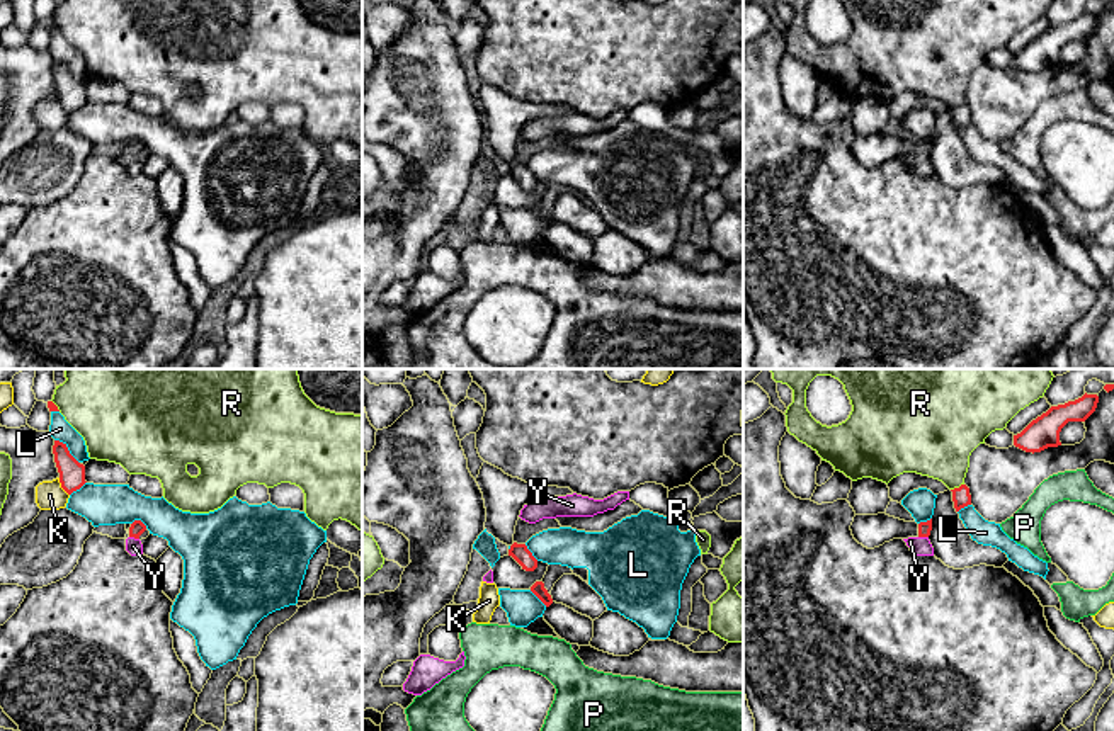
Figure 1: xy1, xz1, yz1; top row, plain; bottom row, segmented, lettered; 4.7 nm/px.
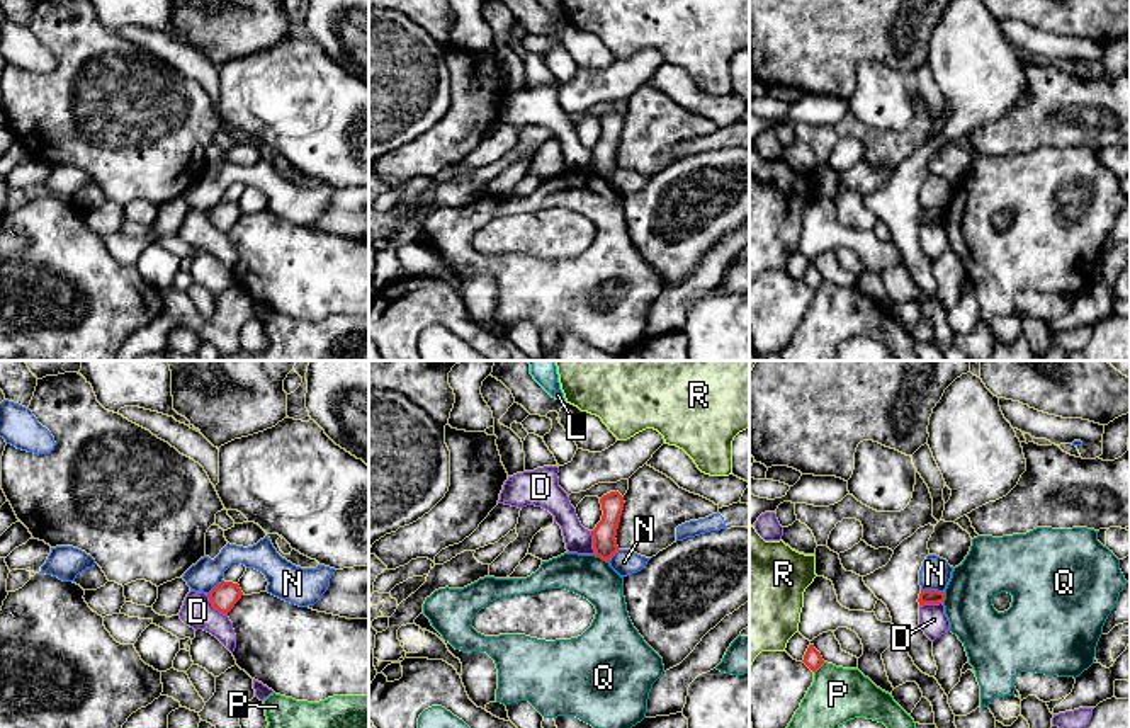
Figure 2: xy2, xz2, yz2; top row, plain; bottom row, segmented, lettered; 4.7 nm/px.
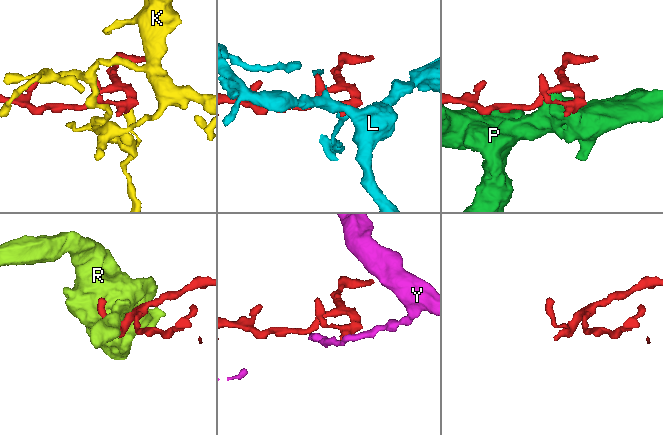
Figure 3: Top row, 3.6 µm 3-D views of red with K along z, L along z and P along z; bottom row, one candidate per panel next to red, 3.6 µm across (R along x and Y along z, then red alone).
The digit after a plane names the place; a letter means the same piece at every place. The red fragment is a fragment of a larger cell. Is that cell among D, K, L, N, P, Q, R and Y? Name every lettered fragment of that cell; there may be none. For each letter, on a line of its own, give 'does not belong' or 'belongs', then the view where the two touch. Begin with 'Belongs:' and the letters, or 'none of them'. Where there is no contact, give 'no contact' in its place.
Belongs: none of them
D: does not belong; contact in xy2
K: does not belong; contact in xy1
L: does not belong; contact in xy1
N: does not belong; contact in yz2
P: does not belong; contact in yz2
Q: does not belong; contact in xz2
R: does not belong; contact in yz1
Y: does not belong; contact in xy1

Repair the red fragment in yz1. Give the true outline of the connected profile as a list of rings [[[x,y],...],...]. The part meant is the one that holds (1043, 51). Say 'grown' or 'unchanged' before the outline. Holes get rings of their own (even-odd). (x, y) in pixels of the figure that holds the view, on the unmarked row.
unchanged; [[[1085,12],[1075,20],[1051,26],[1046,32],[1032,39],[1020,53],[1014,54],[1014,65],[1032,73],[1061,65],[1061,48],[1068,41],[1085,41],[1095,31],[1097,22],[1097,14]]]

